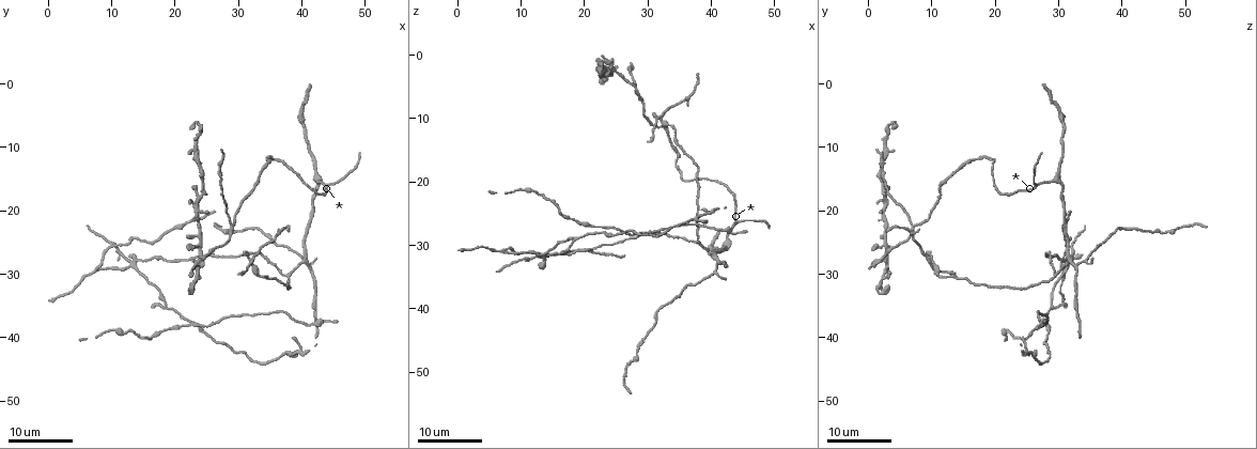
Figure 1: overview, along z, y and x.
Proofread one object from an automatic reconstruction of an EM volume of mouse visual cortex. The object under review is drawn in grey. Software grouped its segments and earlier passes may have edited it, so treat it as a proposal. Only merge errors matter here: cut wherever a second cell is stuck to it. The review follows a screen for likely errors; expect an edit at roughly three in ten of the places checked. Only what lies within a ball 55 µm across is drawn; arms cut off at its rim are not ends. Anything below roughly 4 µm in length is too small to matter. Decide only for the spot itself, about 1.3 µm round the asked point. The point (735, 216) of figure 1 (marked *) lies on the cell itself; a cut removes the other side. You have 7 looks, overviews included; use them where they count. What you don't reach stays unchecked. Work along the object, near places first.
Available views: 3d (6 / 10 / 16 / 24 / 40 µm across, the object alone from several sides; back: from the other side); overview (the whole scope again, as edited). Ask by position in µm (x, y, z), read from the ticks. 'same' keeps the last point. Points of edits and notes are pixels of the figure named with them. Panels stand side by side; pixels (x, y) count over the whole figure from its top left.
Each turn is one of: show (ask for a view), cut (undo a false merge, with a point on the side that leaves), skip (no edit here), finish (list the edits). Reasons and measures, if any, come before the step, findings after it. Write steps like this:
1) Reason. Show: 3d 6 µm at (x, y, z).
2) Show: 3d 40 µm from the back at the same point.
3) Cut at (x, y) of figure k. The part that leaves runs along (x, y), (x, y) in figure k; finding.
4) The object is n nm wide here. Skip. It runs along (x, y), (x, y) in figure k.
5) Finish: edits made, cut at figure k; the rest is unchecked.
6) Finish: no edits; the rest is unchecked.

Three arms meet. Show: 3d 24 µm at (40.5, 28.0, 32.0).

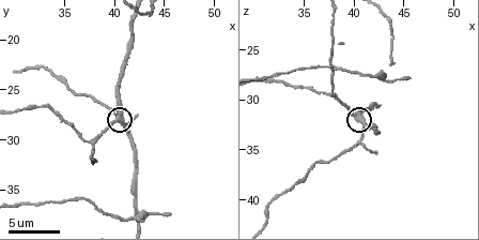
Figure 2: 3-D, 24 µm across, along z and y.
Show: 3d 10 µm at (40.2, 28.2, 31.8).

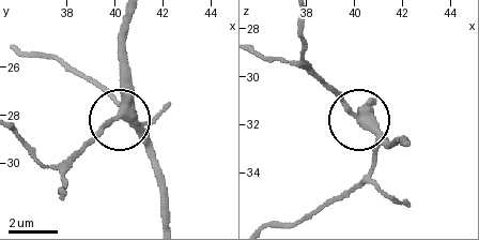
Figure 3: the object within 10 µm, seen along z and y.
3 arms meet here. Skip. It runs along (373, 103), (362, 121), (377, 146), (371, 170), (375, 181) in figure 3; one cell here.

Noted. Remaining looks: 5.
A narrow waist. Show: 3d 24 µm at (41.0, 21.5, 31.0).

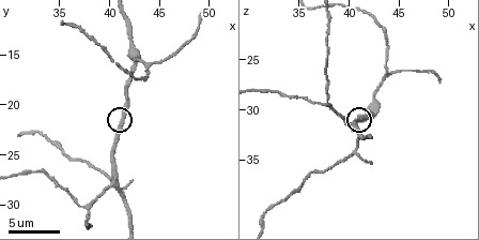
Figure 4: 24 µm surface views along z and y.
Closer look. Show: 3d 6 µm at the same point.

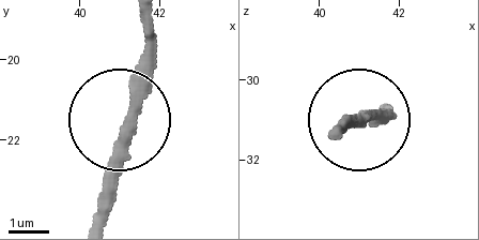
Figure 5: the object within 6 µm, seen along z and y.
Skip. It runs along (149, 23), (149, 84), (118, 135), (107, 216) in figure 5; all the same cell.

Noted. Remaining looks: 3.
A fork. Show: 3d 16 µm at (42.2, 15.0, 30.2).

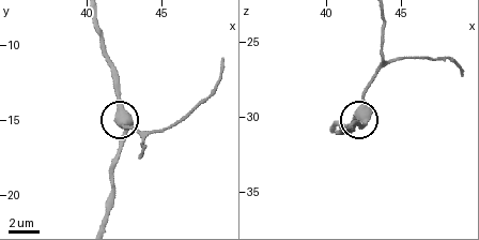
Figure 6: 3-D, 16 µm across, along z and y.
The object is 430 nm wide here. Skip. All the same cell.

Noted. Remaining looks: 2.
Finish: no edits; the rest is unchecked.

